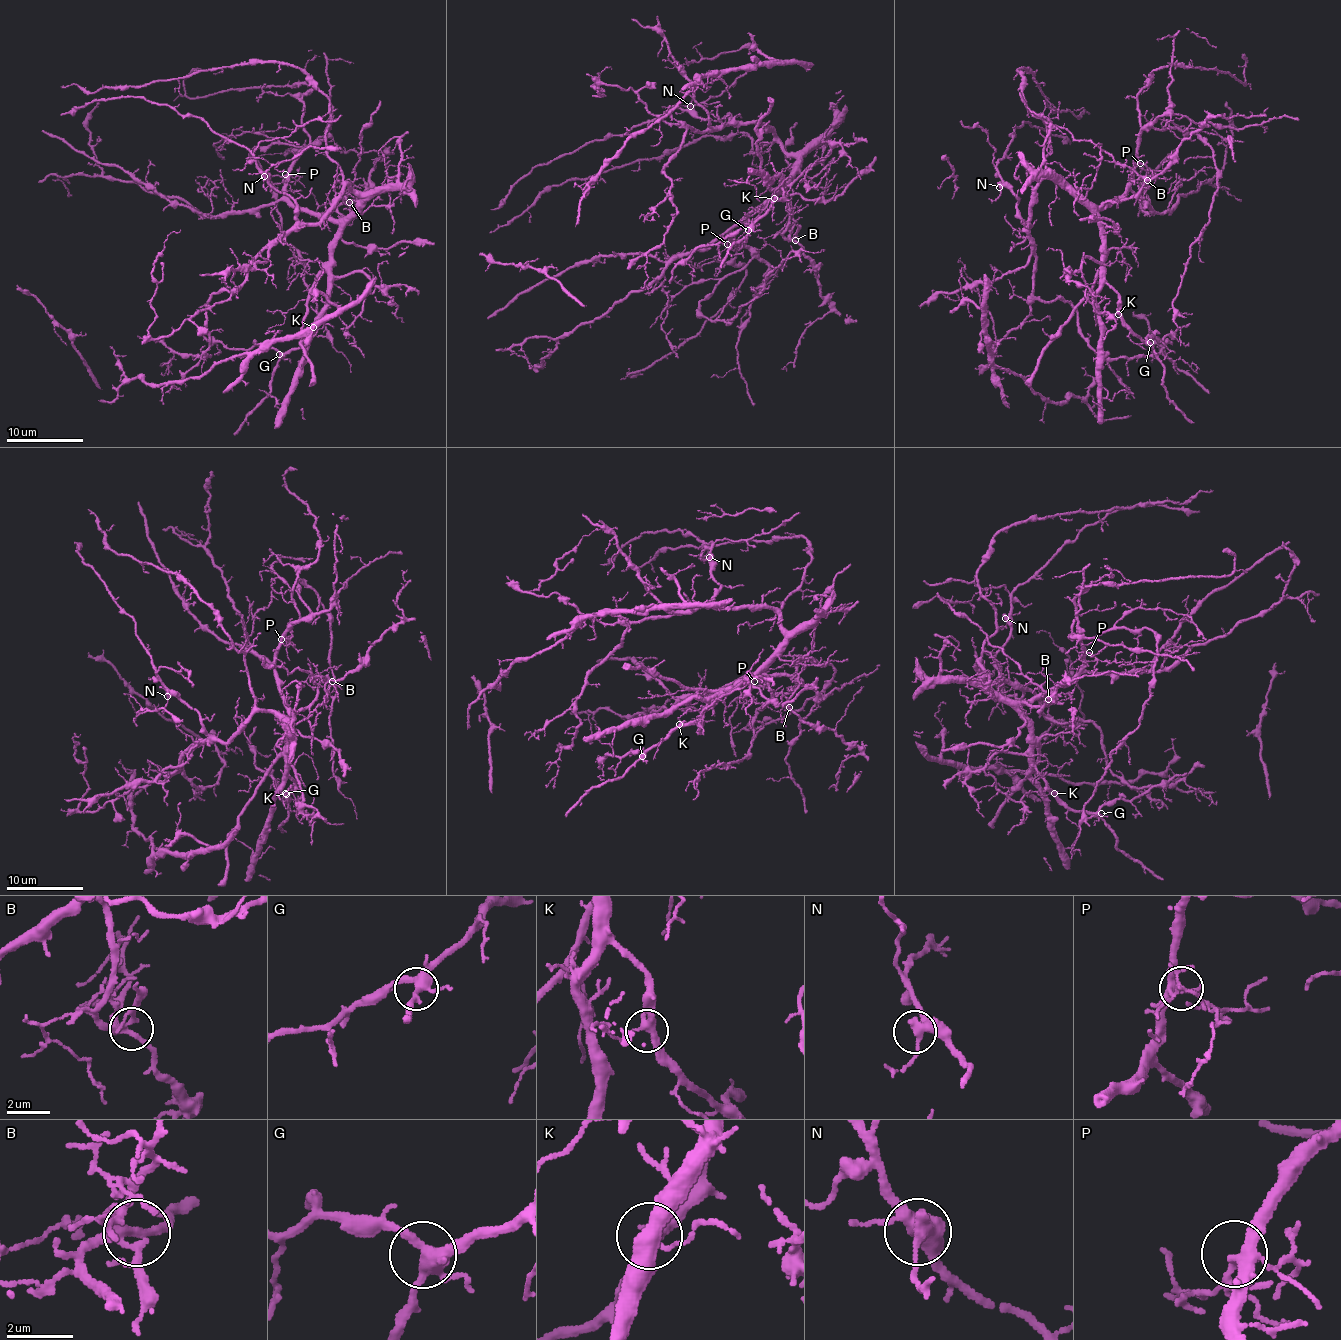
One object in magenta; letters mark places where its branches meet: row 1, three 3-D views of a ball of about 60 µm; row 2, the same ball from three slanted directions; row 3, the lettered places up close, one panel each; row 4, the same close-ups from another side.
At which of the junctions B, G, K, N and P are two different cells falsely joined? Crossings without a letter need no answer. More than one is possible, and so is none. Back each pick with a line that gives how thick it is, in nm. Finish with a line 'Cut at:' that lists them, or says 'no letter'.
Cut at: no letter

